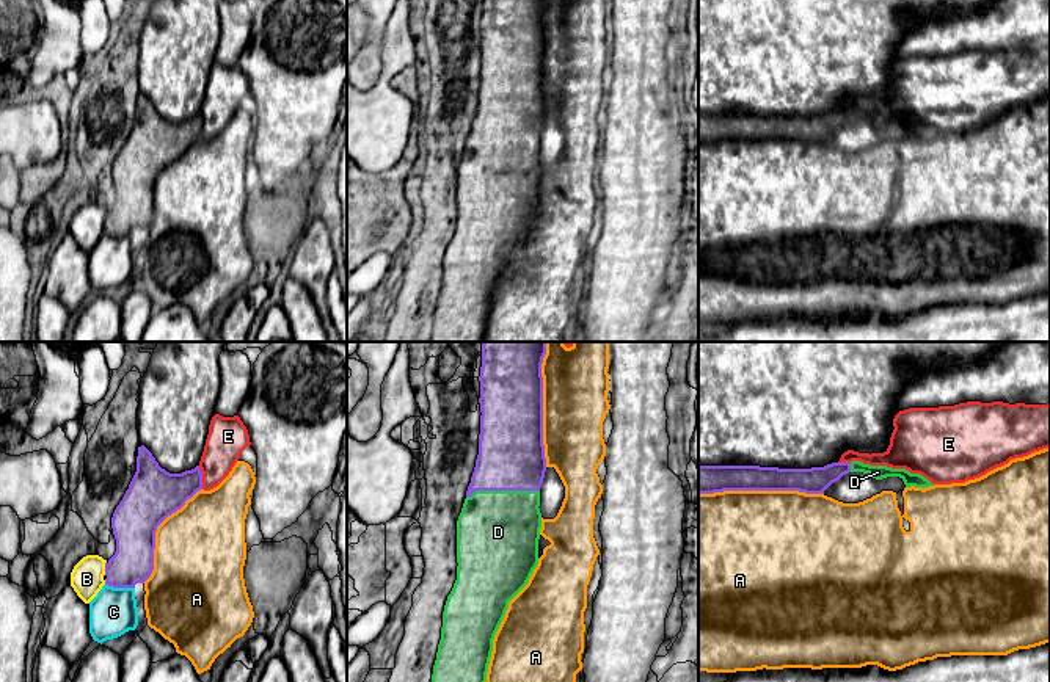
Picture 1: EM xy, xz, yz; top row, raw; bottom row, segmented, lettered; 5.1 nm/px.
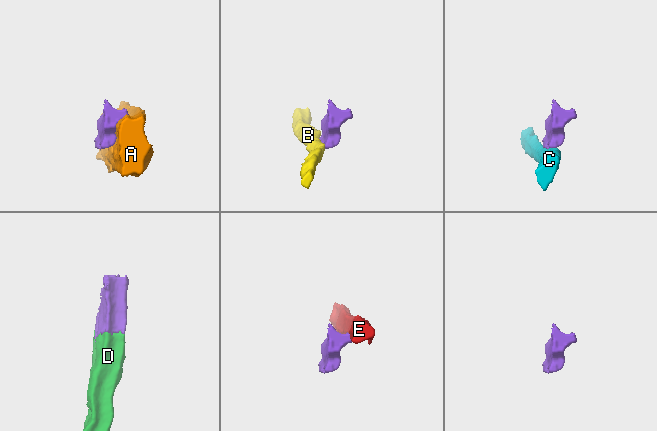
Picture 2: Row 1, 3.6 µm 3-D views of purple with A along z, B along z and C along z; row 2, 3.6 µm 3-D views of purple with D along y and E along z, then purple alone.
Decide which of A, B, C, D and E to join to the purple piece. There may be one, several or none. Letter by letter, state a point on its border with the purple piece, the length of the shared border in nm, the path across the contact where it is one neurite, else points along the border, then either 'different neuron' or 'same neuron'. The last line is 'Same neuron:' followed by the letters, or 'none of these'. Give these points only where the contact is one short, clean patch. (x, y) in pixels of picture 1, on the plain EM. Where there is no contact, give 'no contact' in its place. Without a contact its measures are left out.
A: yz (760, 138) | 650 nm | different neuron
B: xy (105, 217) | 70 nm | different neuron
C: xy (120, 235) | 150 nm | different neuron
D: xz (503, 138) | 380 nm | same neuron
E: xy (201, 126) | 120 nm | different neuron
Same neuron: D

